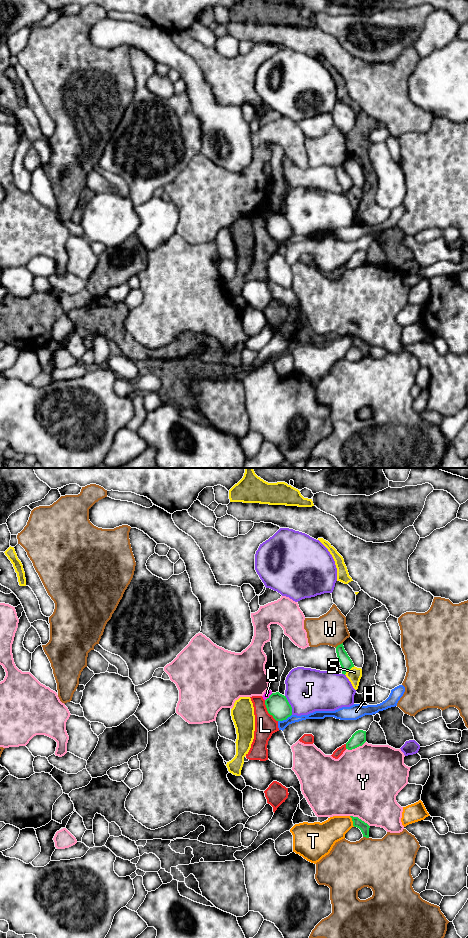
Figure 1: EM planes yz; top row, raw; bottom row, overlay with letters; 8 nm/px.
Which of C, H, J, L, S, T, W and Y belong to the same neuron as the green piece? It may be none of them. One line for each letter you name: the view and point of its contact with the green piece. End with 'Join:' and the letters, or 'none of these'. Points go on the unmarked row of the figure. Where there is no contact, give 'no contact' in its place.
Join: none of these

